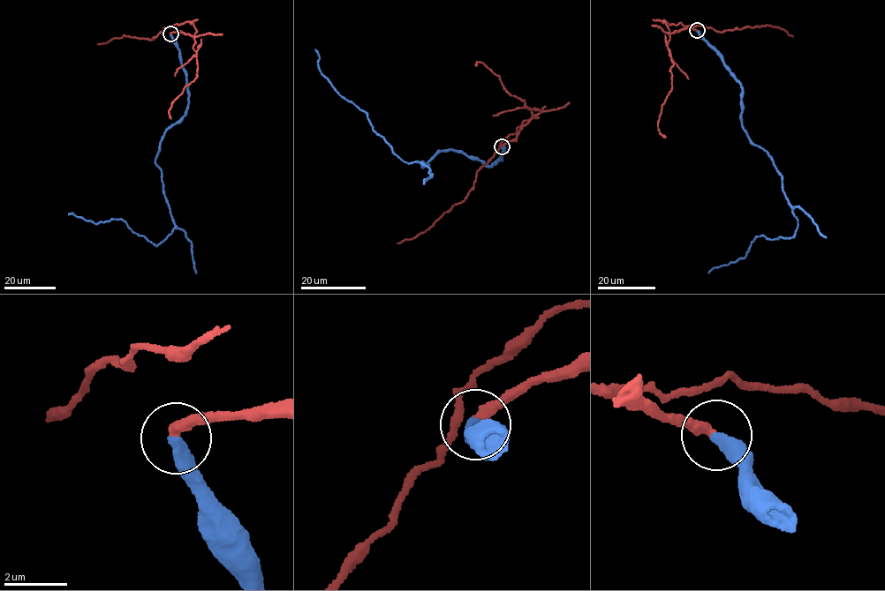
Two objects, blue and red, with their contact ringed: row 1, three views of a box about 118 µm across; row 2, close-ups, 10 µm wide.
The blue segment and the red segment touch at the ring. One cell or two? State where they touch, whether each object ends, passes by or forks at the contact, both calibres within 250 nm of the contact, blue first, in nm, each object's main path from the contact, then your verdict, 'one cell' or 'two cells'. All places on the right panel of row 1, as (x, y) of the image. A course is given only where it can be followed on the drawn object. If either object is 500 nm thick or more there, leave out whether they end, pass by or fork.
place (697, 30); blue ends; red ends; calibres 420 and 340 nm; course blue (696, 30), (741, 88), (743, 128), (781, 175), (798, 227), (786, 238), (756, 236), (743, 258), (708, 273); course red (696, 30), (689, 26), (670, 33), (664, 21), (722, 32), (767, 25), (792, 37); two cells

